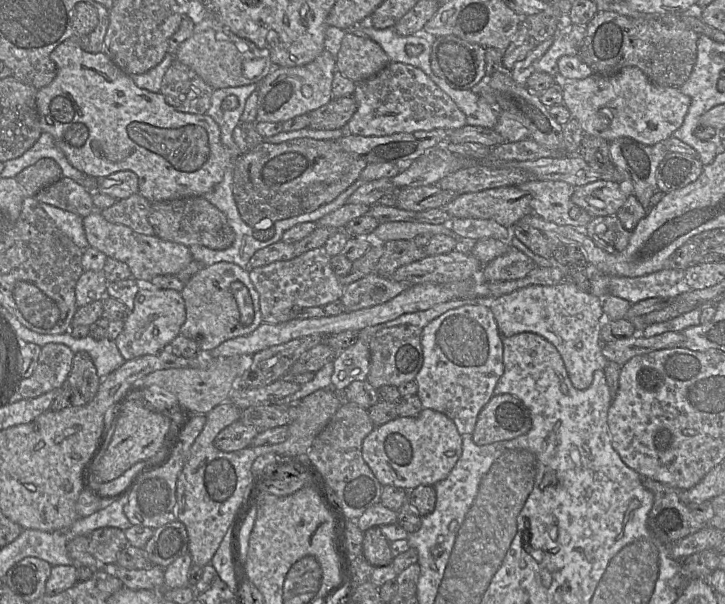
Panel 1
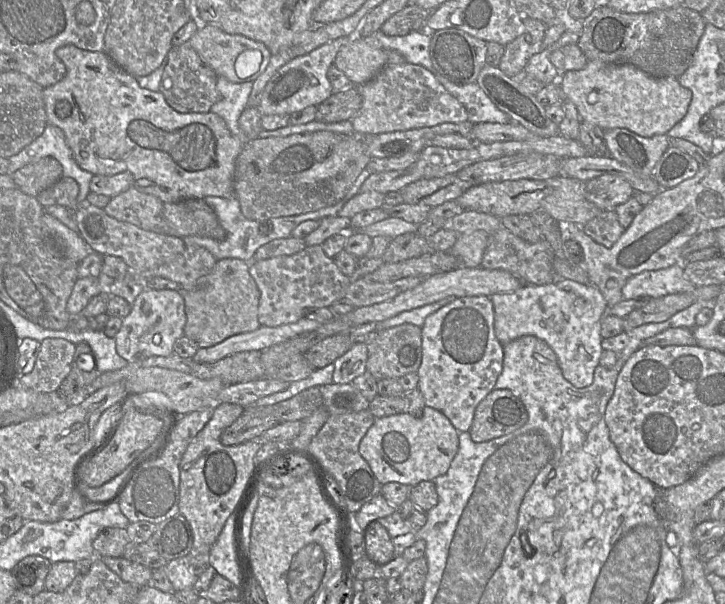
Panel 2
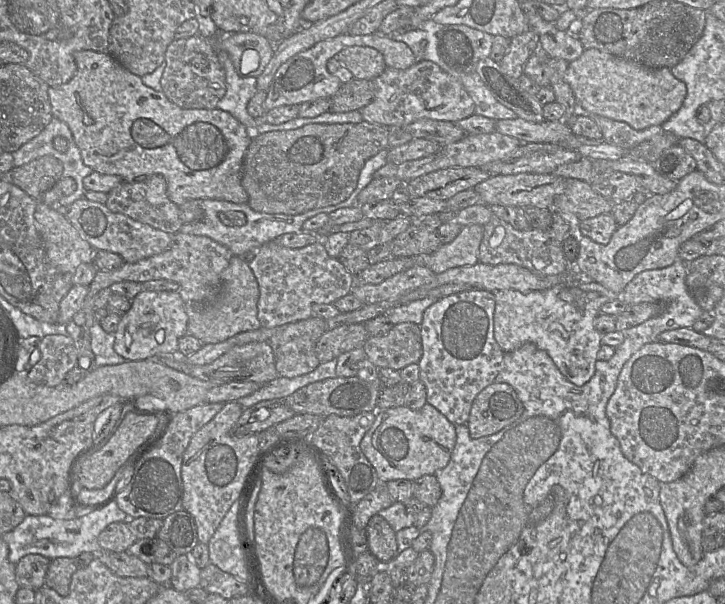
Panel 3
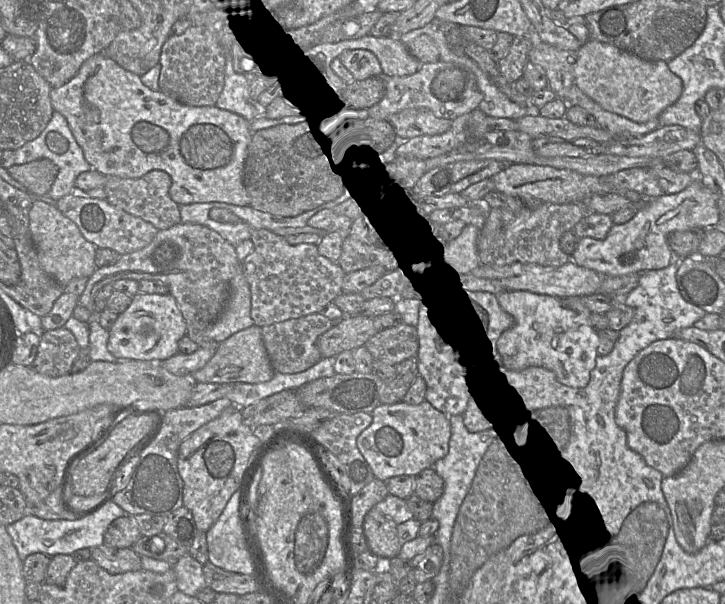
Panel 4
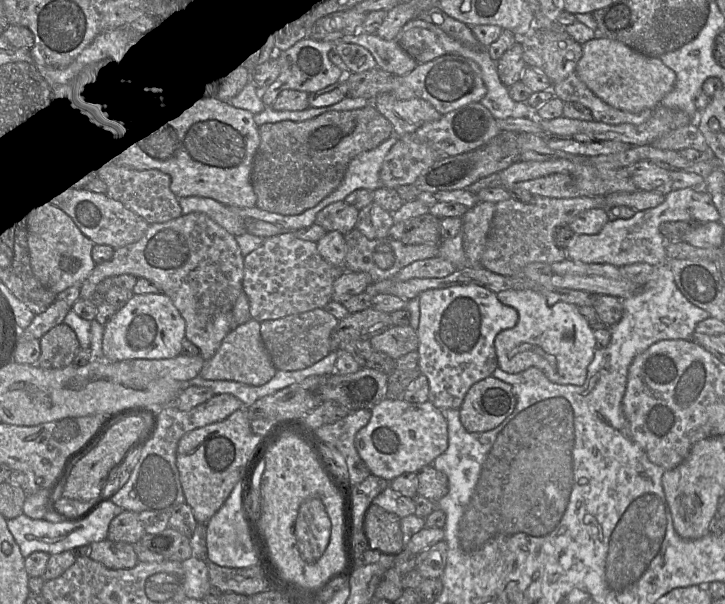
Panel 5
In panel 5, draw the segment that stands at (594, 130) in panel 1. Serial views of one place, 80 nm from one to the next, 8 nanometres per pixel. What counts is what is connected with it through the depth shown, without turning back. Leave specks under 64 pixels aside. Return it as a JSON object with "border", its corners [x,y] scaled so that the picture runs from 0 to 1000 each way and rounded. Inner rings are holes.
{"border":[[[819,61],[803,81],[793,119],[823,161],[850,180],[870,187],[901,182],[930,146],[932,123],[913,99],[891,93],[858,70]]]}

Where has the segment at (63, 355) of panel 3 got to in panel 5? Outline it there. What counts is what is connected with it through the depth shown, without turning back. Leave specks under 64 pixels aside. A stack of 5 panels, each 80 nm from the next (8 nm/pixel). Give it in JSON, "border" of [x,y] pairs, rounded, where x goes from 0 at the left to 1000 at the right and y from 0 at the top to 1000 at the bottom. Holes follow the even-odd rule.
{"border":[[[86,535],[57,558],[55,578],[50,604],[61,611],[84,611],[99,604],[110,571],[101,545]]]}

